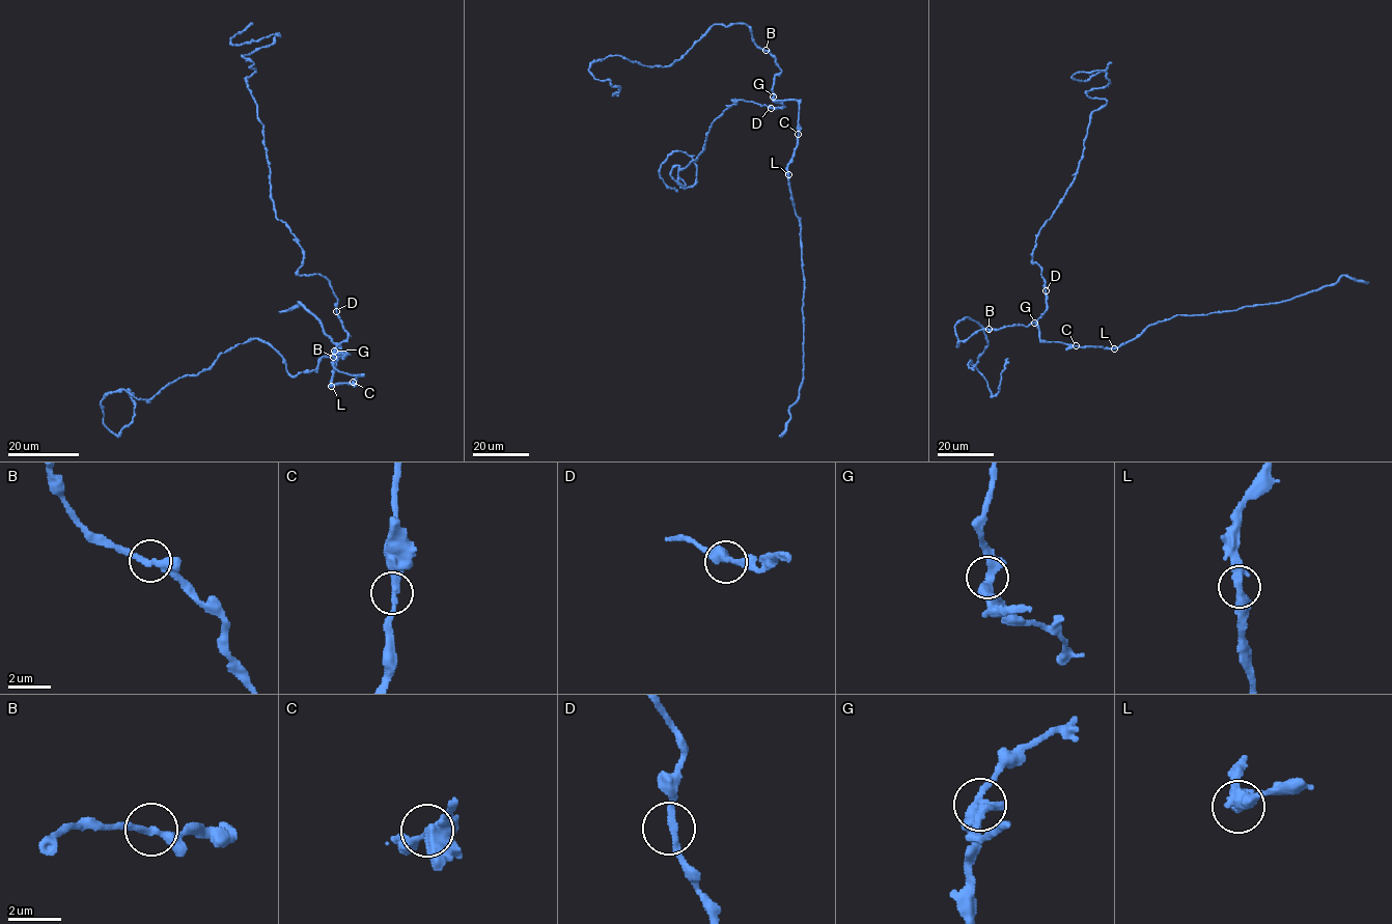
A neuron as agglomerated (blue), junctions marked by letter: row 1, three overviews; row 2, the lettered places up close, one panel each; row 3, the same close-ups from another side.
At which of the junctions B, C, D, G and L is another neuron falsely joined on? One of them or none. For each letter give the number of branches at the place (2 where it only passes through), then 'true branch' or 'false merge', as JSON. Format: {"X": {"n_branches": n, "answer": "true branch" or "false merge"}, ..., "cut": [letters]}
{"B": {"n_branches": 2, "answer": "true branch"}, "C": {"n_branches": 2, "answer": "true branch"}, "D": {"n_branches": 2, "answer": "true branch"}, "G": {"n_branches": 3, "answer": "true branch"}, "L": {"n_branches": 2, "answer": "true branch"}, "cut": []}

